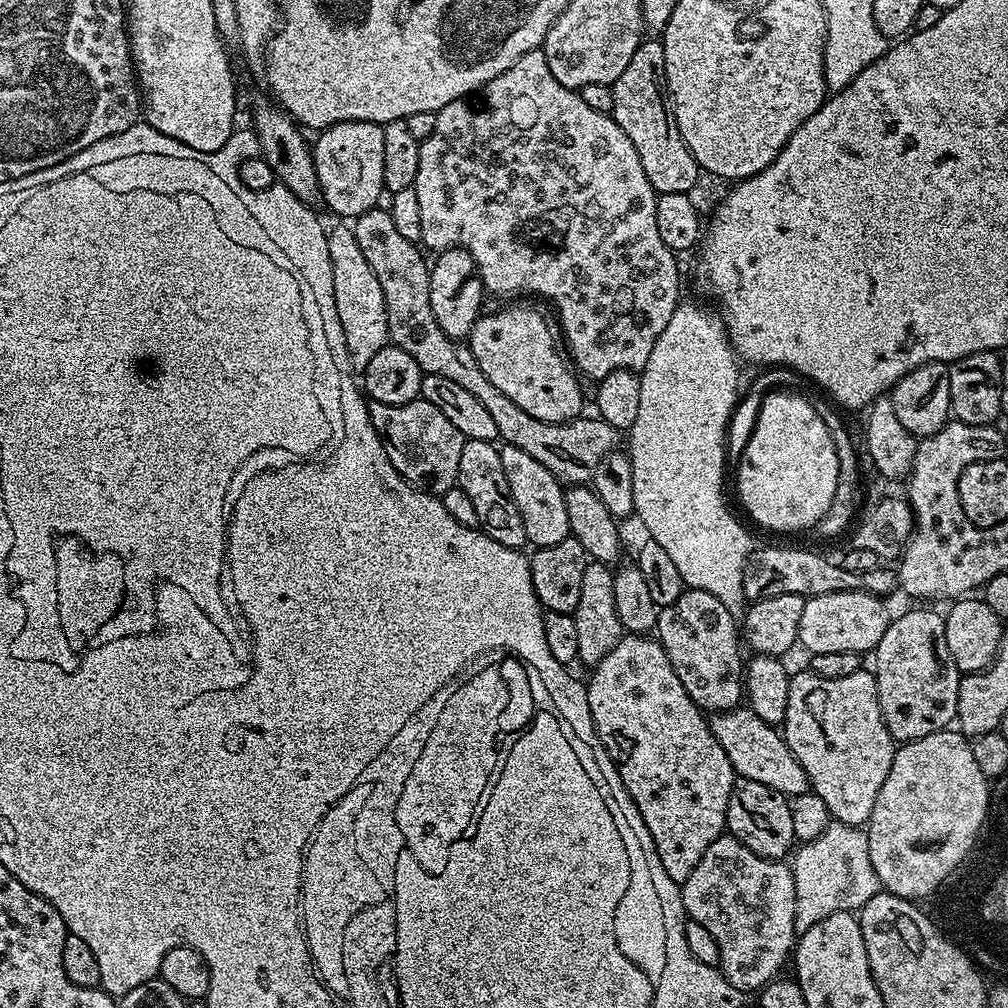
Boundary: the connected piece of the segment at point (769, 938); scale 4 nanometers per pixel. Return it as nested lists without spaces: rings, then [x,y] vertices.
[[[721,834],[718,839],[706,850],[706,854],[702,854],[702,862],[698,862],[698,866],[694,866],[694,874],[690,874],[690,878],[686,878],[686,882],[682,886],[682,895],[684,897],[684,911],[687,919],[693,924],[701,924],[706,926],[706,930],[710,930],[710,935],[714,938],[714,942],[718,942],[718,950],[720,951],[720,963],[718,965],[724,977],[729,980],[735,988],[740,989],[741,993],[755,993],[764,987],[769,980],[777,975],[776,972],[784,964],[784,959],[789,959],[790,953],[793,951],[794,943],[798,938],[796,930],[796,895],[794,894],[794,878],[792,877],[792,869],[787,863],[780,860],[767,860],[764,856],[754,854],[754,850],[750,850],[746,846],[742,846],[742,842],[738,842],[730,834]]]

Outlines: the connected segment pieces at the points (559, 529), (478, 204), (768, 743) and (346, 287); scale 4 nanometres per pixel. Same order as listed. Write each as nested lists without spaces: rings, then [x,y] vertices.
[[[504,444],[500,448],[502,470],[506,470],[506,482],[510,482],[510,494],[518,506],[518,514],[522,514],[522,526],[526,526],[528,544],[536,548],[554,546],[554,542],[562,542],[570,535],[568,515],[564,501],[565,489],[561,481],[556,479],[542,462],[530,458],[526,450],[518,450],[518,446]]]
[[[543,50],[522,54],[518,62],[510,66],[510,70],[498,74],[498,78],[484,85],[471,98],[450,102],[436,113],[434,134],[420,142],[414,187],[418,194],[418,206],[422,210],[422,244],[429,253],[439,254],[457,246],[465,248],[474,258],[480,281],[489,293],[497,292],[500,296],[545,296],[552,300],[560,315],[560,328],[568,339],[566,352],[571,363],[581,373],[584,371],[586,375],[593,376],[593,381],[599,382],[614,370],[644,369],[650,358],[650,350],[654,350],[654,342],[658,342],[658,334],[666,330],[666,322],[670,322],[670,314],[674,314],[681,299],[680,272],[676,269],[678,256],[668,249],[658,234],[658,193],[650,186],[650,178],[646,178],[642,162],[638,162],[638,150],[634,150],[634,142],[626,138],[618,122],[609,113],[590,110],[590,106],[582,102],[577,89],[562,86],[562,82],[550,74]]]
[[[737,706],[731,712],[717,712],[710,723],[714,738],[718,738],[718,746],[726,750],[726,758],[730,758],[737,777],[762,782],[762,786],[770,786],[770,790],[789,798],[809,795],[806,770],[802,770],[798,758],[794,758],[786,746],[783,735],[773,725],[762,722],[752,708]]]
[[[347,223],[330,228],[327,233],[327,250],[331,256],[331,270],[334,274],[335,306],[338,308],[339,321],[343,336],[346,338],[349,364],[355,373],[363,373],[366,365],[375,354],[389,345],[389,326],[386,322],[385,299],[382,286],[369,263],[358,247],[355,229]]]

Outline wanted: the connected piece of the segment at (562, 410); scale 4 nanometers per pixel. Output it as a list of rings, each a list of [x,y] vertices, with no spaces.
[[[500,308],[489,316],[488,313],[481,314],[466,343],[478,366],[482,366],[482,374],[486,374],[486,378],[490,378],[514,406],[522,406],[526,414],[547,424],[564,424],[583,413],[580,411],[584,408],[584,396],[576,381],[577,373],[565,353],[556,349],[552,328],[538,309]]]

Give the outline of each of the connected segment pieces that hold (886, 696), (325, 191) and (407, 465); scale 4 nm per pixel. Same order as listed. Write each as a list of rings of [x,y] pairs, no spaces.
[[[916,606],[913,612],[904,612],[897,620],[895,617],[874,649],[878,702],[896,742],[945,731],[956,719],[962,673],[950,654],[950,646],[946,646],[944,616],[928,608],[931,607]]]
[[[342,122],[323,129],[311,145],[323,203],[340,218],[355,218],[381,203],[382,127],[374,122]]]
[[[422,398],[408,404],[383,404],[374,400],[368,405],[368,413],[386,458],[390,458],[394,470],[412,487],[437,498],[443,497],[446,490],[457,487],[460,479],[458,462],[466,437],[442,410],[438,410],[438,406],[430,406],[430,402]]]

